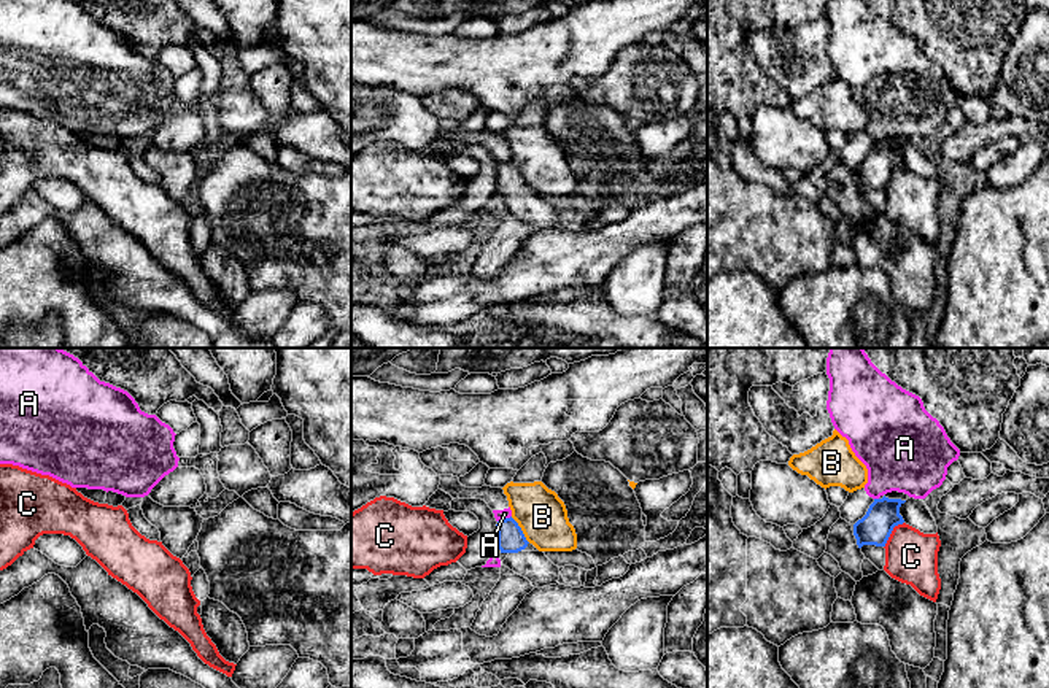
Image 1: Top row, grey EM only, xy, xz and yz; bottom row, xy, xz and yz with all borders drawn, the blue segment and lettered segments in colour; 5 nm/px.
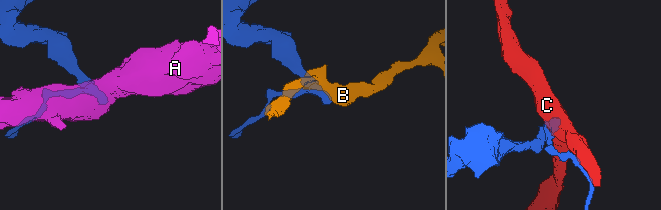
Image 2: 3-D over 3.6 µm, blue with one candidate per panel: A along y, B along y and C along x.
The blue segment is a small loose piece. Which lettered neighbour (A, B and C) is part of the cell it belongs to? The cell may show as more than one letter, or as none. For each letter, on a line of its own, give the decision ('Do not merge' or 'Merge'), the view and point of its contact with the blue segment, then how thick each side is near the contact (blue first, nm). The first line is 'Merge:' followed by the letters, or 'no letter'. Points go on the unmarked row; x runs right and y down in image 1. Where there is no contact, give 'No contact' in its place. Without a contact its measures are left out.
Merge: no letter
A: Do not merge. Touches blue at xz (506, 162). Thickness 140 nm (blue) against 50 nm
B: Do not merge. Touches blue at xz (520, 173). Thickness 140 nm (blue) against 260 nm
C: Do not merge. Touches blue at yz (890, 177). Thickness 170 nm (blue) against 280 nm

